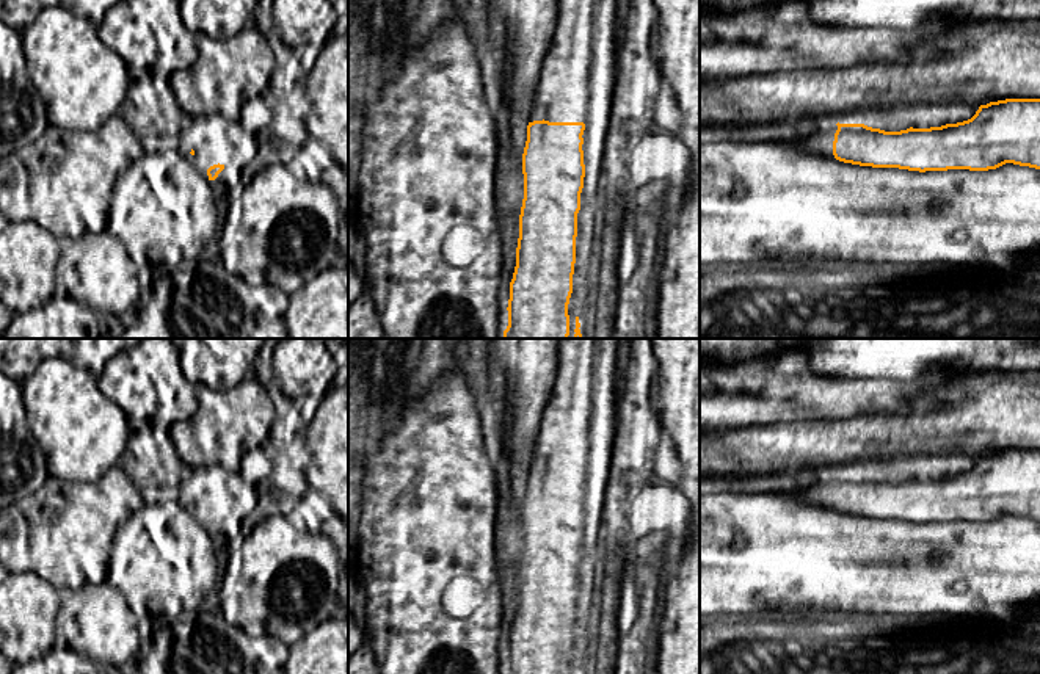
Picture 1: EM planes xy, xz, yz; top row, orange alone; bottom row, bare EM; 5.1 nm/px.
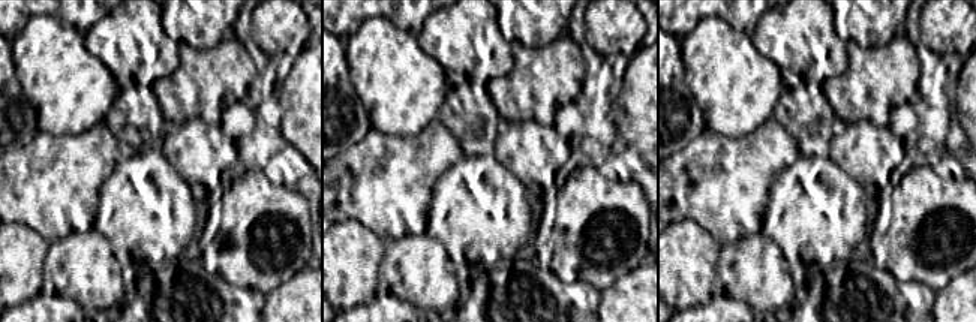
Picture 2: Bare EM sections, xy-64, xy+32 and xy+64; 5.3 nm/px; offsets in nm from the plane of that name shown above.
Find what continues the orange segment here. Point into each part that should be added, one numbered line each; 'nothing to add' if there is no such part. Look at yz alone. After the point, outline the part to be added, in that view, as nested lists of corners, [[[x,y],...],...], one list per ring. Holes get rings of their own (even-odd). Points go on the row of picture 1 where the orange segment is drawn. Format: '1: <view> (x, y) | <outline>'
1: yz (821, 143) | [[[820,124],[814,135],[805,136],[802,140],[794,138],[789,132],[775,138],[787,141],[792,147],[805,154],[816,154],[835,160],[833,141],[836,130],[836,124]]]

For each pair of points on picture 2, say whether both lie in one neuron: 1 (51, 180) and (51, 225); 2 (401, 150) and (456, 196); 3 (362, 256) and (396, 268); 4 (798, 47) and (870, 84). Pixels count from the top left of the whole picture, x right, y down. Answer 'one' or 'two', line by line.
1: one
2: two
3: two
4: two

